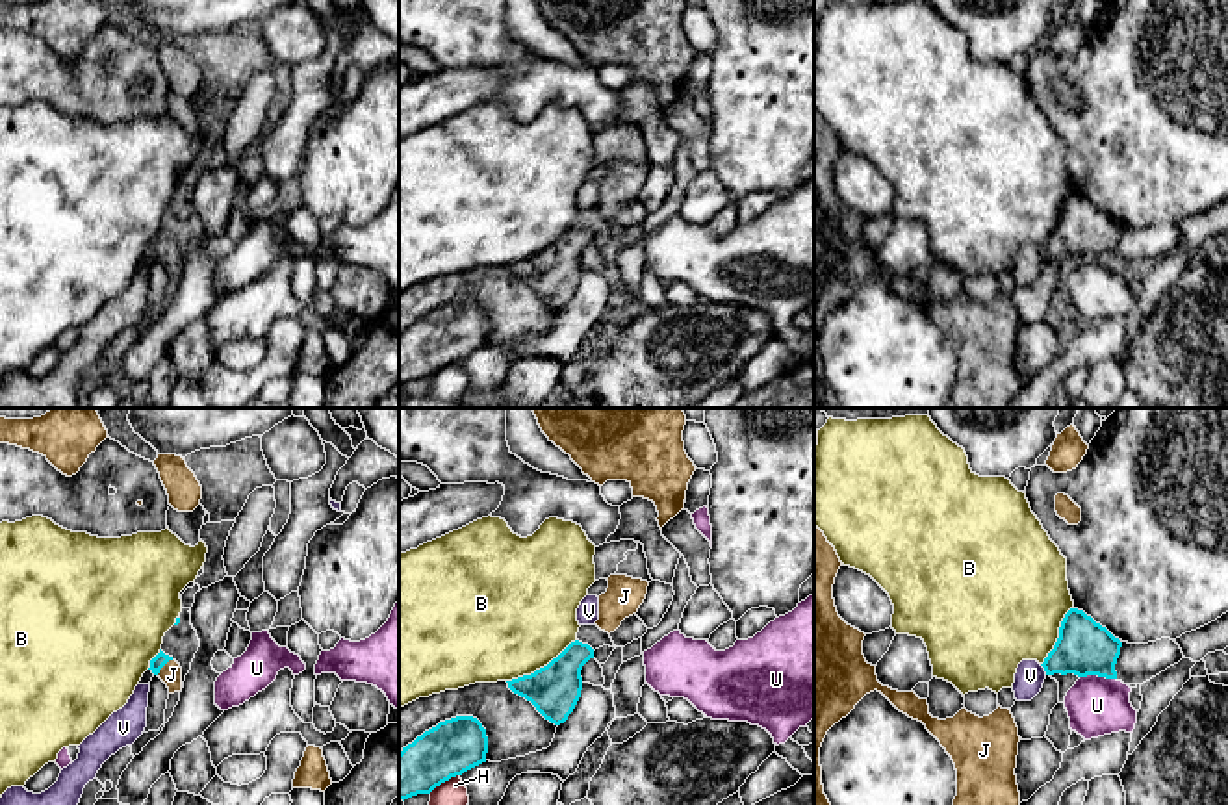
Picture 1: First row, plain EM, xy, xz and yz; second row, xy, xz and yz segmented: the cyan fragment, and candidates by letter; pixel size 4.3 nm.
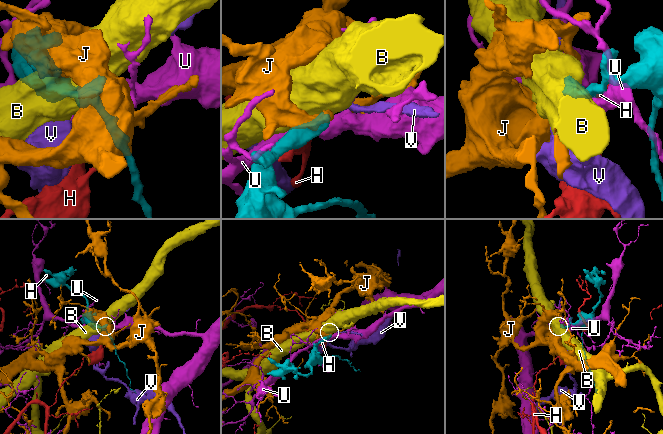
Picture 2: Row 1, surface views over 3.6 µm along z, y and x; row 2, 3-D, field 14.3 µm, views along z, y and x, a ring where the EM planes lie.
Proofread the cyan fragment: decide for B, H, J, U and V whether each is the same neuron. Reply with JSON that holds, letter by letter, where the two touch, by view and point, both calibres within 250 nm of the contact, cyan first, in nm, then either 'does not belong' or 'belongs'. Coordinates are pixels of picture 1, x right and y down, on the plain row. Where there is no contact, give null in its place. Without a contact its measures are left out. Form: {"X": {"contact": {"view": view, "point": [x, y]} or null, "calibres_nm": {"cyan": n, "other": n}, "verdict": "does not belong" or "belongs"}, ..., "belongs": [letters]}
{"B": {"contact": {"view": "xz", "point": [540, 253]}, "calibres_nm": {"cyan": 220, "other": 500}, "verdict": "does not belong"}, "H": {"contact": {"view": "xz", "point": [444, 366]}, "calibres_nm": {"cyan": 240, "other": 150}, "verdict": "does not belong"}, "J": {"contact": {"view": "xy", "point": [164, 249]}, "calibres_nm": {"cyan": 60, "other": 100}, "verdict": "belongs"}, "U": {"contact": {"view": "yz", "point": [1099, 260]}, "calibres_nm": {"cyan": 240, "other": 260}, "verdict": "does not belong"}, "V": {"contact": {"view": "yz", "point": [1045, 255]}, "calibres_nm": {"cyan": 240, "other": 130}, "verdict": "does not belong"}, "belongs": ["J"]}

